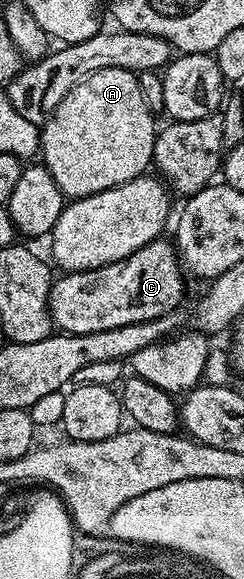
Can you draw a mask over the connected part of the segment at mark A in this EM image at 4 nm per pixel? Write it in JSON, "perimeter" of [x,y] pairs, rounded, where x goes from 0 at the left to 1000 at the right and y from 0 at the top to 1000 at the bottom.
{"perimeter":[[[480,117],[402,121],[320,142],[320,149],[303,149],[303,155],[287,155],[287,162],[238,176],[238,190],[221,190],[213,202],[164,221],[160,268],[258,339],[328,345],[594,302],[623,283],[631,245],[648,233],[648,212],[623,202],[623,193],[598,169],[582,169],[574,133],[553,124]]]}

